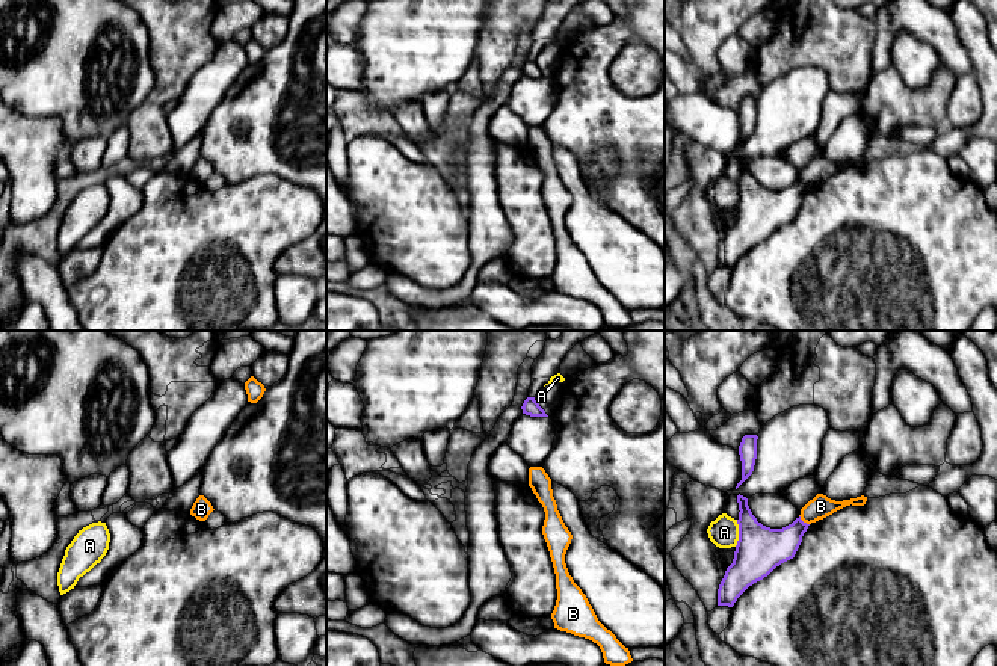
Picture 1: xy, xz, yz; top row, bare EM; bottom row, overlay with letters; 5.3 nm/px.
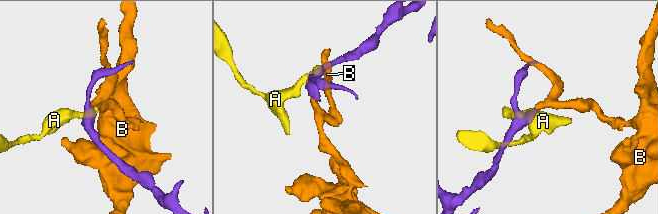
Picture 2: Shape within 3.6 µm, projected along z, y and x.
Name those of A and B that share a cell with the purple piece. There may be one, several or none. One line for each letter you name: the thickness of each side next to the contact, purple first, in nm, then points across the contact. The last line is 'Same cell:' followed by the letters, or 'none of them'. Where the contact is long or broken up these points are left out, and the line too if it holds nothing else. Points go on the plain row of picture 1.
Same cell: none of them

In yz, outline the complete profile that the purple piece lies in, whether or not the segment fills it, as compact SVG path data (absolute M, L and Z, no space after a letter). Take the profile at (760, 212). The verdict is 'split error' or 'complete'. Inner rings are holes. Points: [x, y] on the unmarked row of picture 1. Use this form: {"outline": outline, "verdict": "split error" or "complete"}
{"outline": "M737 157L739 202L733 225L718 251L718 267L733 269L754 245L767 239L776 228L795 219L808 187L799 180L782 190L770 190L752 177L748 160Z", "verdict": "complete"}

